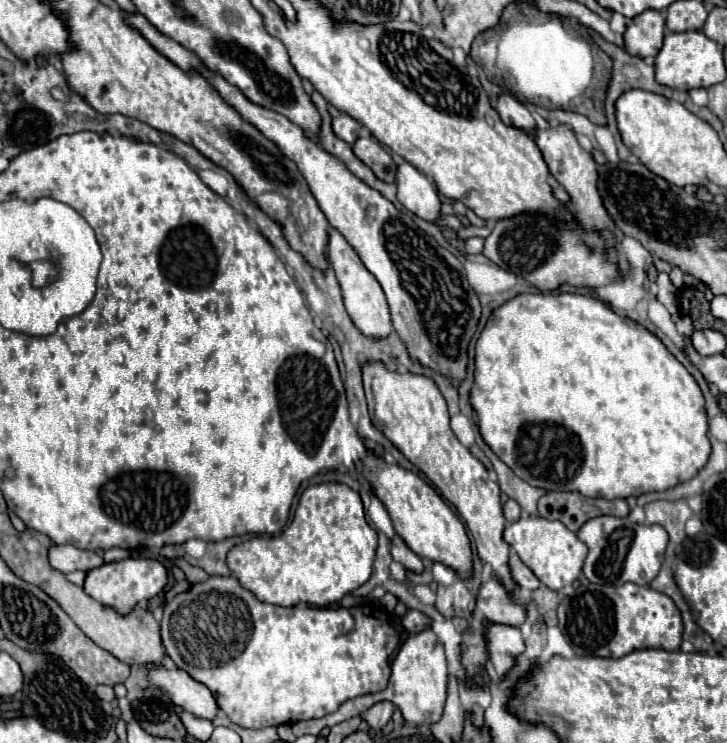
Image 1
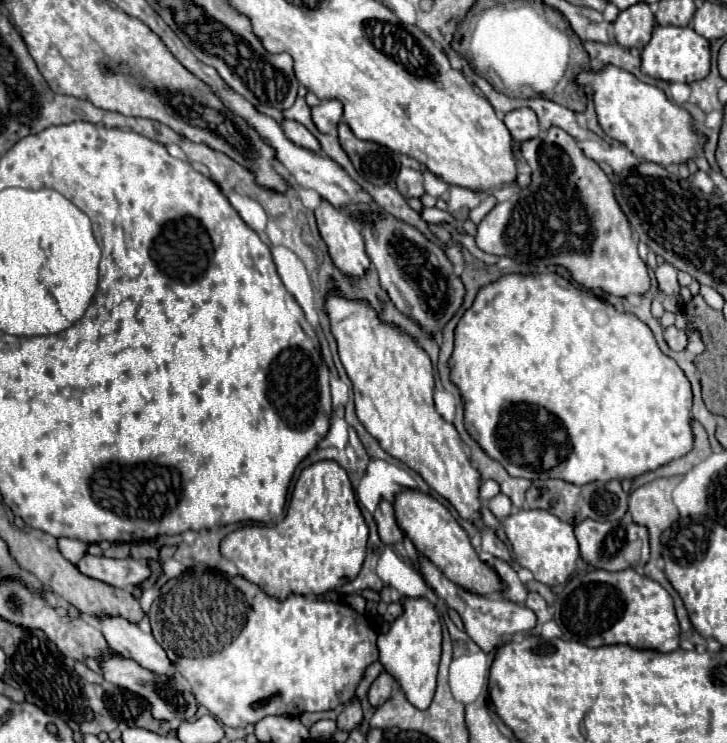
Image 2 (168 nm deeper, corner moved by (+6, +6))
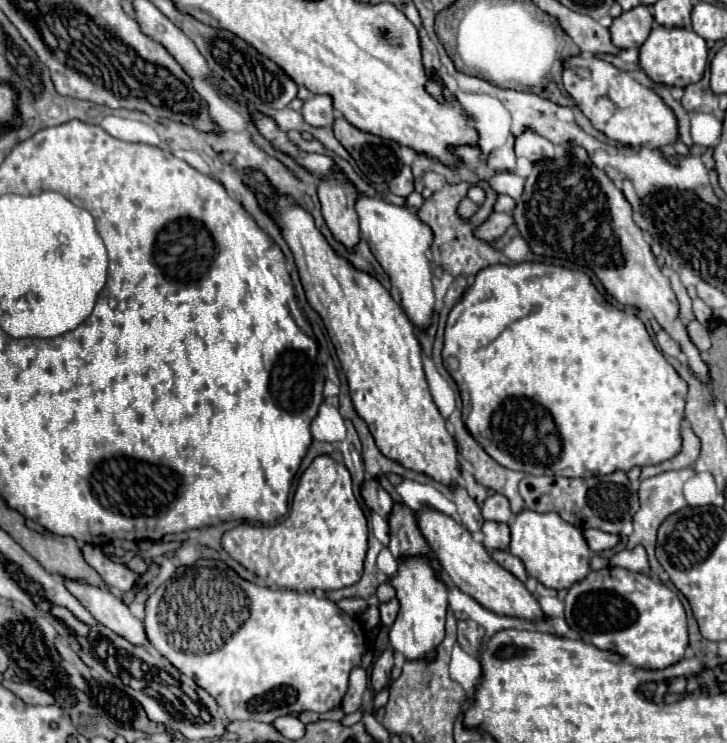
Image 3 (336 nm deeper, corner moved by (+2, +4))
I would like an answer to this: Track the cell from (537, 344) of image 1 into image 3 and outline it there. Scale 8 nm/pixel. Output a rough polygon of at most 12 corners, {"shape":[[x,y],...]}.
{"shape":[[495,264],[451,308],[509,470],[679,452],[687,384],[591,278]]}

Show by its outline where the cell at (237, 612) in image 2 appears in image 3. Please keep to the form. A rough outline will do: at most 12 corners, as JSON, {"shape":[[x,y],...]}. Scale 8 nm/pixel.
{"shape":[[207,558],[145,634],[229,720],[341,706],[365,630]]}

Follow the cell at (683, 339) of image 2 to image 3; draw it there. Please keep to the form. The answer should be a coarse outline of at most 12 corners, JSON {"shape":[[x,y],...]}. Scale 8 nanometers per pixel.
{"shape":[[665,330],[657,332],[657,344],[667,356],[681,354],[679,344]]}

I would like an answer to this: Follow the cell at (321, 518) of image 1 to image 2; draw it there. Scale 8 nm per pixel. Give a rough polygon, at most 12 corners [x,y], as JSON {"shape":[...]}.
{"shape":[[301,472],[281,522],[221,554],[271,598],[355,580],[369,530],[347,472]]}

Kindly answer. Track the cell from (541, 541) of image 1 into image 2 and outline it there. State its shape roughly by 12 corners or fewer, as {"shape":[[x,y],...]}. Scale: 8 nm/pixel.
{"shape":[[543,510],[503,518],[517,564],[559,586],[575,570],[571,524]]}

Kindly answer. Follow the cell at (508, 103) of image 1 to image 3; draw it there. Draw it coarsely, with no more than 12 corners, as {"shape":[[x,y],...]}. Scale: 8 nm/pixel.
{"shape":[[539,134],[515,140],[517,156],[531,164],[555,156],[555,146]]}

